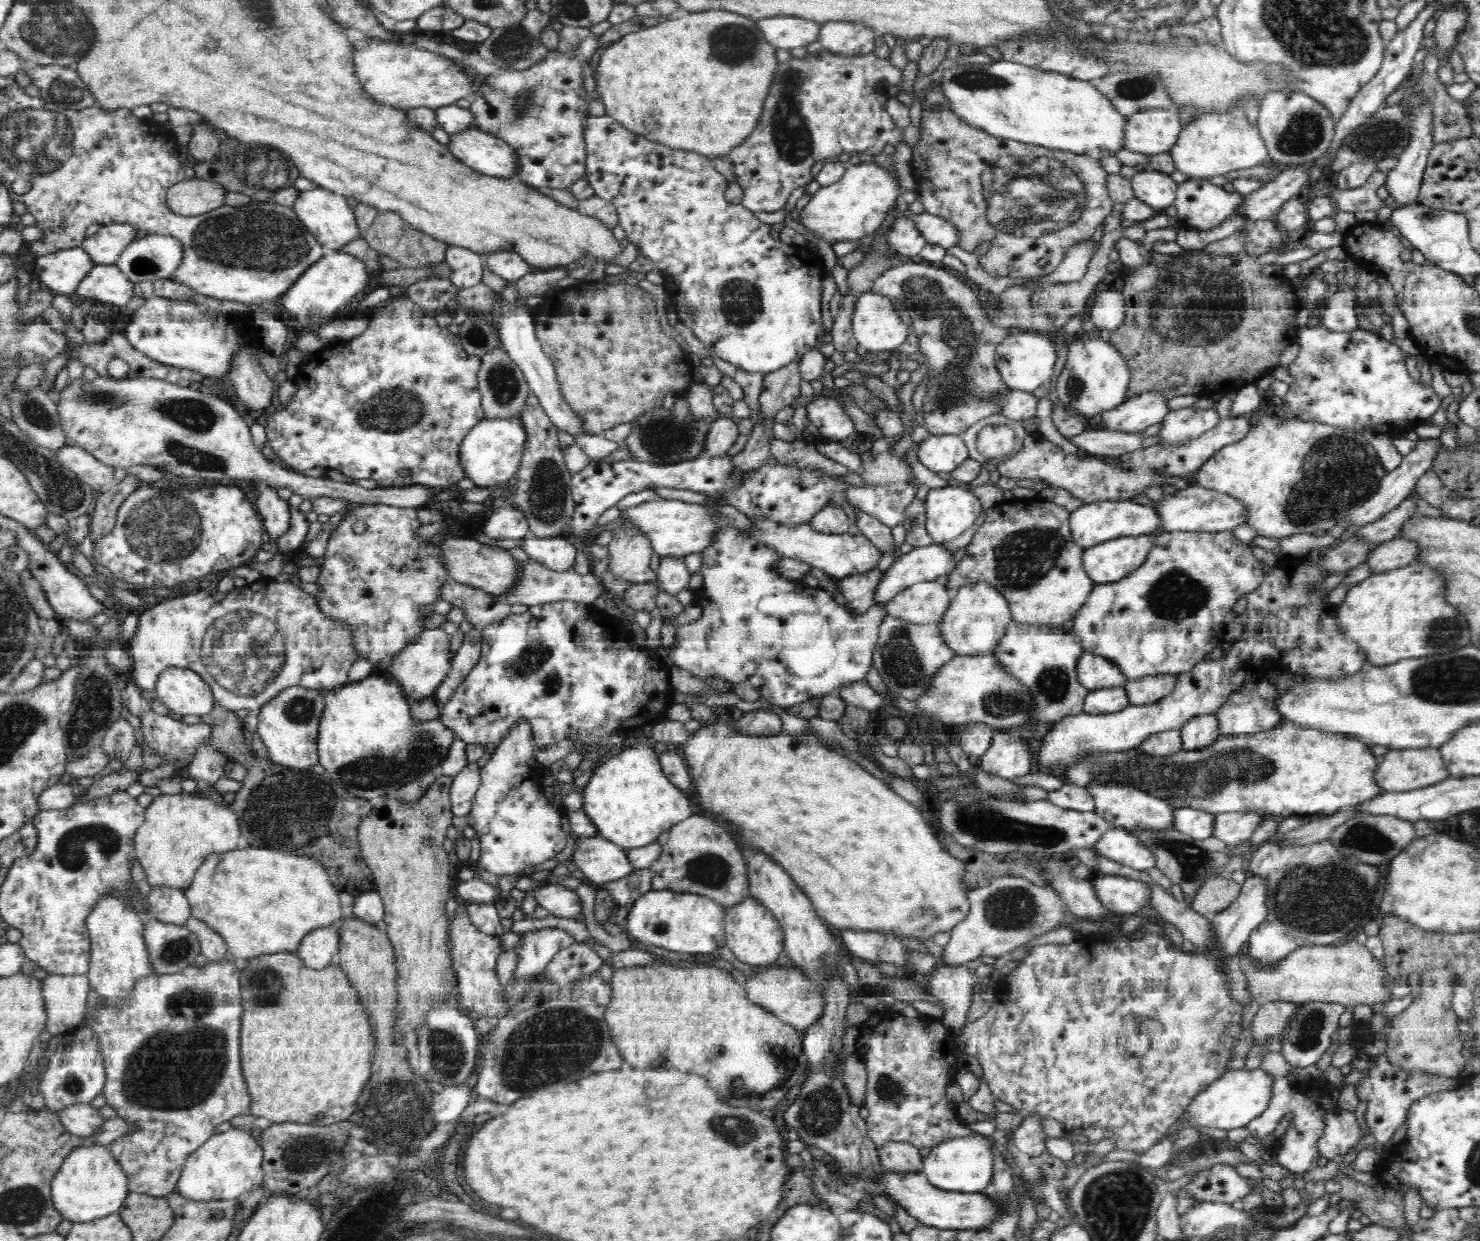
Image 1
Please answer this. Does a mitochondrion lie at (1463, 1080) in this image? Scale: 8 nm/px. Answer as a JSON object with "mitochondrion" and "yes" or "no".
{"mitochondrion":"no"}

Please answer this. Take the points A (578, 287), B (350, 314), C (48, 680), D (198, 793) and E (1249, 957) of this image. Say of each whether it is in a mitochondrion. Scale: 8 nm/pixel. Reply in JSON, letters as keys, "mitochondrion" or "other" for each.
{"A":"other","B":"other","C":"other","D":"other","E":"other"}

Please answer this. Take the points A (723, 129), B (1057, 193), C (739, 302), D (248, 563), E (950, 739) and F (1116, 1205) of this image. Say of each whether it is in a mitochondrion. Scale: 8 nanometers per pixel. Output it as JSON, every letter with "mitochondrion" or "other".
{"A":"other","B":"mitochondrion","C":"mitochondrion","D":"other","E":"other","F":"mitochondrion"}

